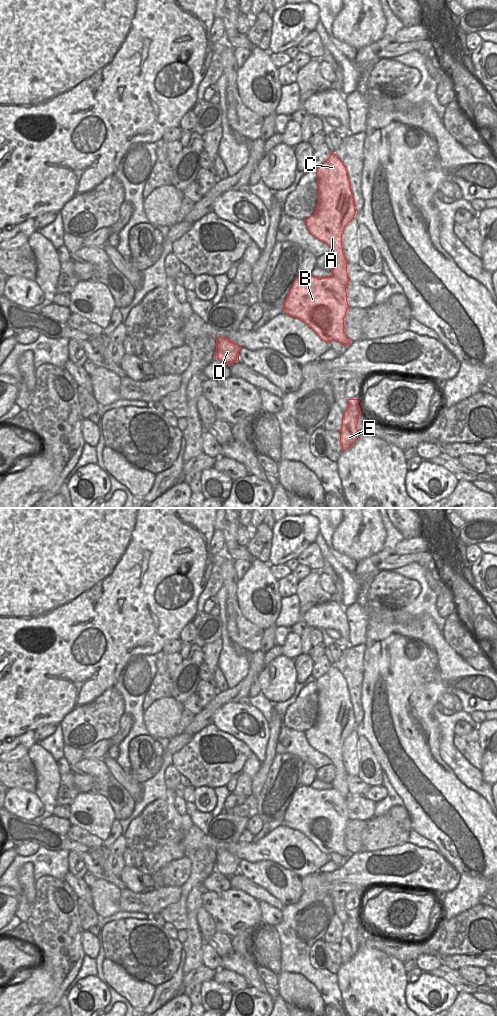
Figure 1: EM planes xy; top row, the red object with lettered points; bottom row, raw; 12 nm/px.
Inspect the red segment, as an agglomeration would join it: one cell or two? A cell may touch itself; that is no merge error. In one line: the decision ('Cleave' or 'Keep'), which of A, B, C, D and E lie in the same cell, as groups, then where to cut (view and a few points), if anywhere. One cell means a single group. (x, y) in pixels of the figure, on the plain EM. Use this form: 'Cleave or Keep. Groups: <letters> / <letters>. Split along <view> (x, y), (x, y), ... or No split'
Keep. Groups: A B C D E. No split

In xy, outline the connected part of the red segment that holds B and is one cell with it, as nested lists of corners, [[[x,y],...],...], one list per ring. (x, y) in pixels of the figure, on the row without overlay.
[[[335,665],[315,680],[318,689],[318,716],[313,727],[304,732],[308,743],[316,751],[326,755],[335,767],[331,789],[321,791],[301,785],[294,793],[283,816],[283,824],[307,836],[321,852],[333,852],[344,859],[351,855],[344,844],[344,830],[349,821],[346,797],[350,795],[347,772],[343,766],[342,746],[346,737],[356,726],[354,709],[351,704],[347,683]]]

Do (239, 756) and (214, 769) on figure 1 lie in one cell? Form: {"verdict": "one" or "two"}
{"verdict": "one"}

